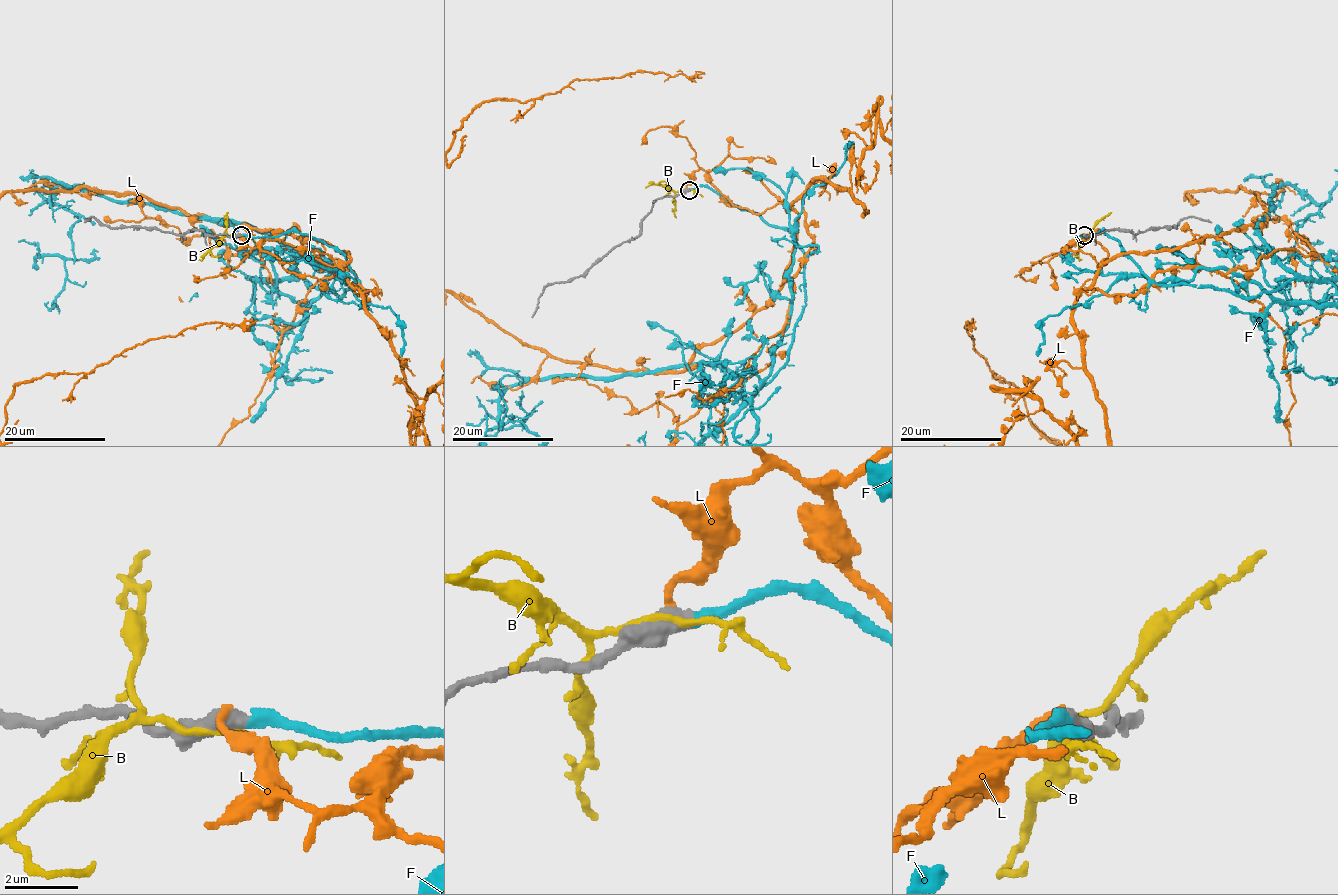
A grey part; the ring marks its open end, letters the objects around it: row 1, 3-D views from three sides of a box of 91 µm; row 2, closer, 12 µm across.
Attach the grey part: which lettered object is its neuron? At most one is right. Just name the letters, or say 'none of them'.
F

